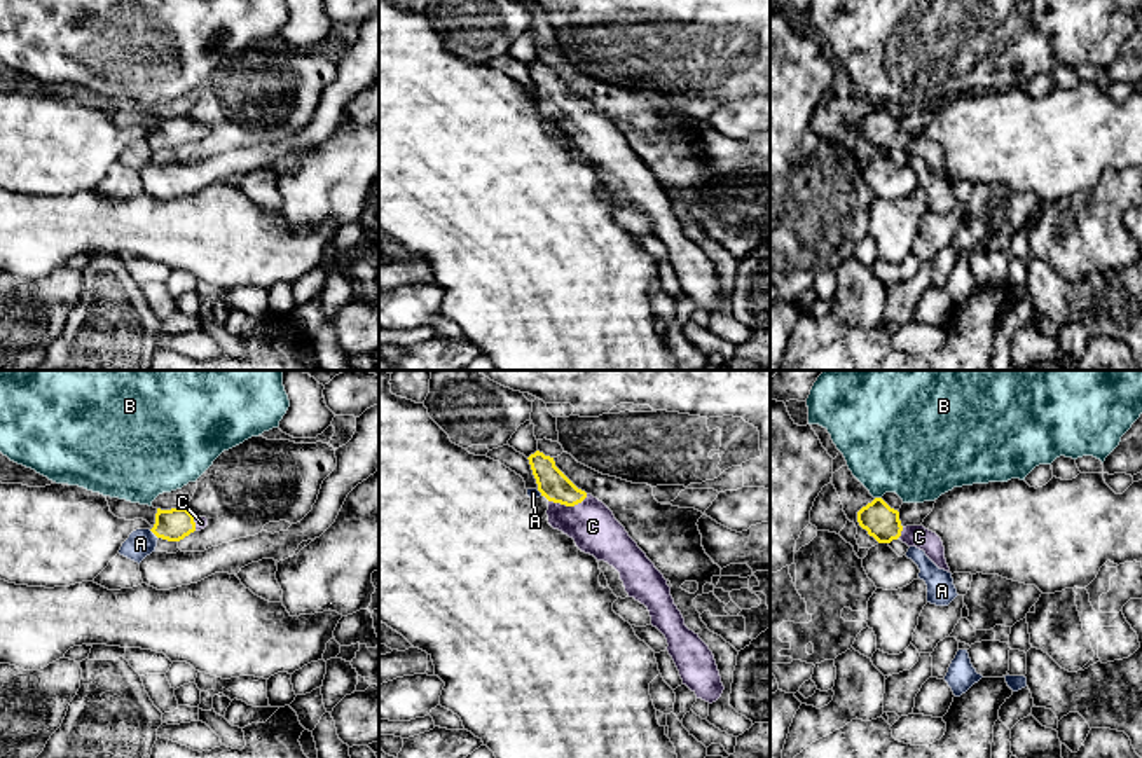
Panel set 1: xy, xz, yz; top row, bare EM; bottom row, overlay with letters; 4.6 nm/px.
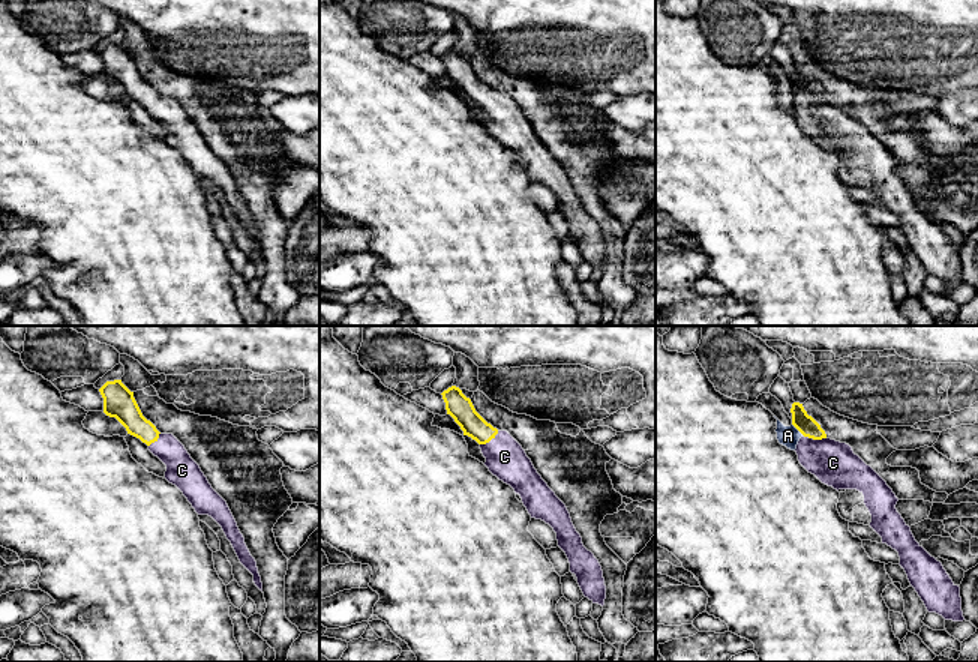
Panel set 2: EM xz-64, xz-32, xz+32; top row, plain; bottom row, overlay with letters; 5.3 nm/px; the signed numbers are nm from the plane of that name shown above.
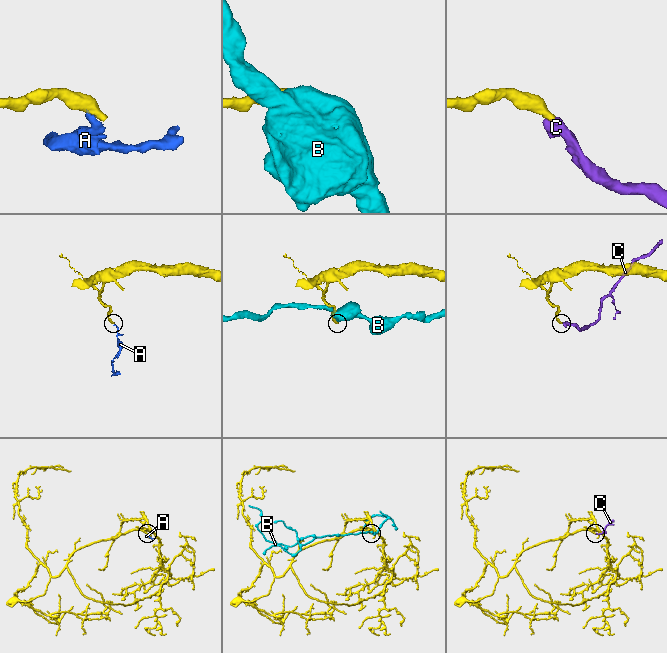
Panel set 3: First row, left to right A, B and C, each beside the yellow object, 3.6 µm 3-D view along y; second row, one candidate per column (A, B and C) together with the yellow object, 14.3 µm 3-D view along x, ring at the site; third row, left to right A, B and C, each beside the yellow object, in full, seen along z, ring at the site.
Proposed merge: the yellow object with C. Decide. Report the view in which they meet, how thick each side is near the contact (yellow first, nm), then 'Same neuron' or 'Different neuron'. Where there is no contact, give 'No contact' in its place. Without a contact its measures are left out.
Touches yellow in xz. Thickness 140 nm (yellow) against 220 nm. Same neuron

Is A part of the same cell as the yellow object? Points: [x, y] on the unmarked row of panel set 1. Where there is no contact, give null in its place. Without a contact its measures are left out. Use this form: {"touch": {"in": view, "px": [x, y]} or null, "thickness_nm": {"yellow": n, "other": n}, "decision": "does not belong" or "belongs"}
{"touch": {"in": "xy", "px": [154, 142]}, "thickness_nm": {"yellow": 150, "other": 130}, "decision": "does not belong"}

